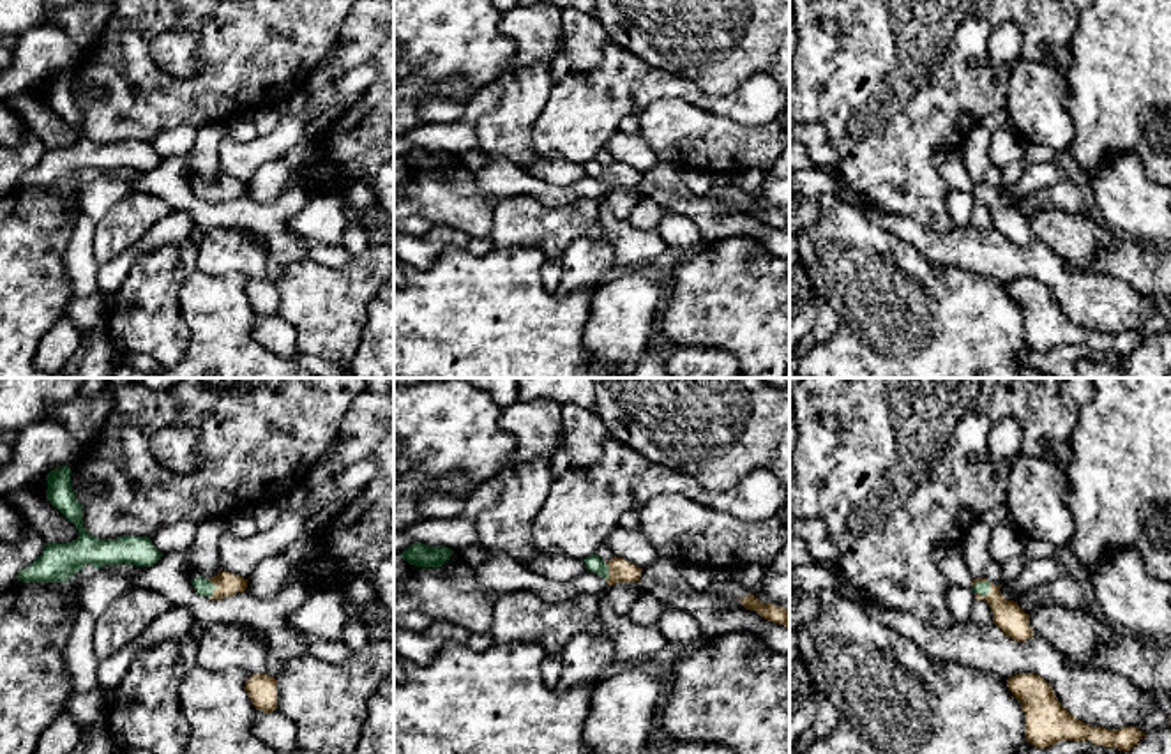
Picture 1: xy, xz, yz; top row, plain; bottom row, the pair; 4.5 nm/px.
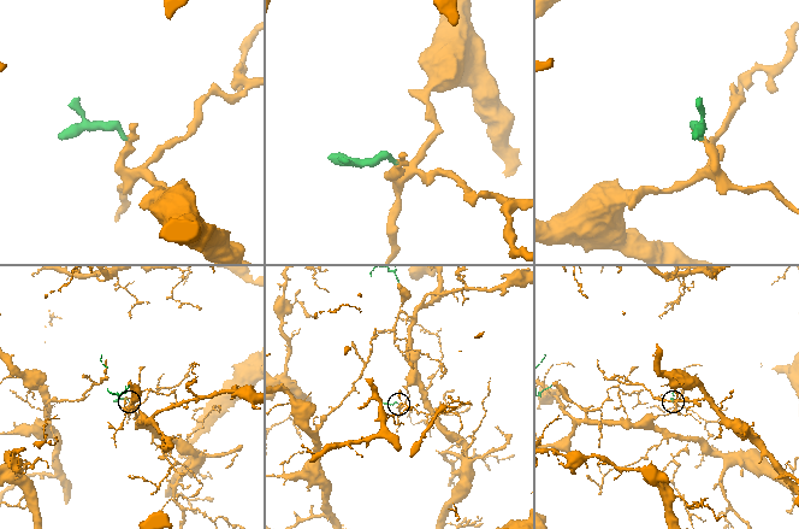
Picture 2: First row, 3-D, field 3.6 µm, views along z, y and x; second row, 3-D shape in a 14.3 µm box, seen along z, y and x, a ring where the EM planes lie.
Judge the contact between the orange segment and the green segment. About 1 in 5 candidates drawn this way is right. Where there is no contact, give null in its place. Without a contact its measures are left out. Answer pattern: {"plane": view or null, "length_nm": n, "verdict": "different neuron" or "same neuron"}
{"plane": "xy", "length_nm": 90, "verdict": "different neuron"}

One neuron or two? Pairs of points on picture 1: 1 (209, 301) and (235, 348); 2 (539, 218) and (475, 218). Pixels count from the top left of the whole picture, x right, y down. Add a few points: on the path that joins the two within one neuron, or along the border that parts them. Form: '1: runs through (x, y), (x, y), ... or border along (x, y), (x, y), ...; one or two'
1: runs through (218, 313), (223, 336); one
2: border along (495, 205), (491, 212); two

